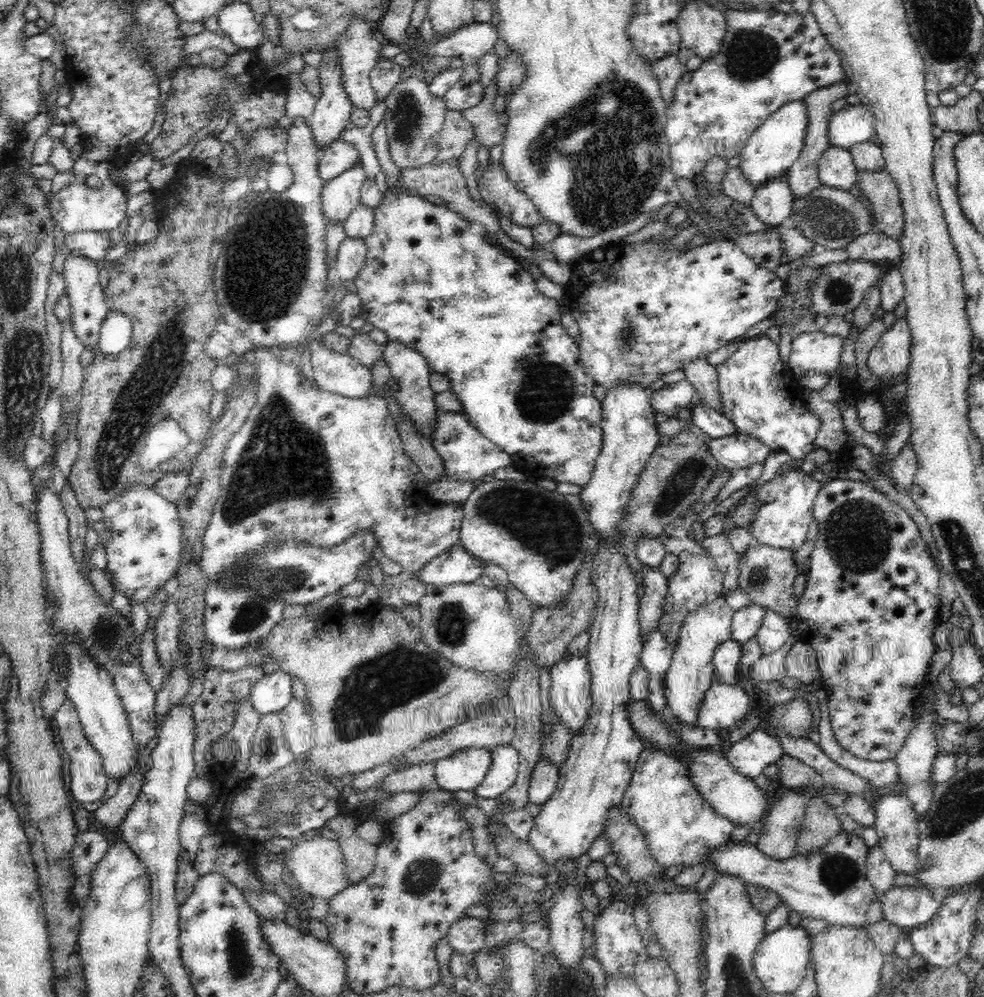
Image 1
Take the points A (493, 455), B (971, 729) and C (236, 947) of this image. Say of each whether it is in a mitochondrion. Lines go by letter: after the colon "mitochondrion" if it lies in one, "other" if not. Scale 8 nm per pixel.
A: other
B: other
C: mitochondrion

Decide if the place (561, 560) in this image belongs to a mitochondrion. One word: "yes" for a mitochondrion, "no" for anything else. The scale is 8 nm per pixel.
yes

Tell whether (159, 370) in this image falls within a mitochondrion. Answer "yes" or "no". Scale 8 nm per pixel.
yes

